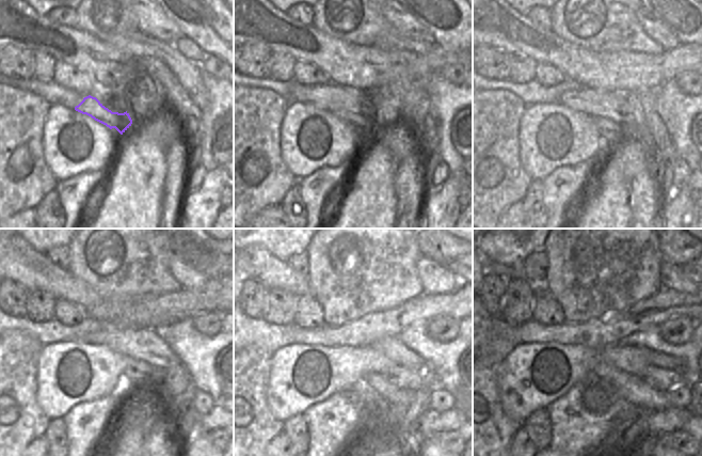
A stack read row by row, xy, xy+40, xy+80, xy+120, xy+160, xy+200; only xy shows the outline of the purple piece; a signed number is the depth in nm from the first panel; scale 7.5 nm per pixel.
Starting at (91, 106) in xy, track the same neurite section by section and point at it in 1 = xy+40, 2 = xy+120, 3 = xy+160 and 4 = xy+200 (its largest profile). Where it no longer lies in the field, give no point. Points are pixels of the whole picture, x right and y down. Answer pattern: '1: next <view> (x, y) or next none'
1: next xy+40 (371, 130)
2: next xy+120 (137, 368)
3: next xy+160 (411, 378)
4: next xy+200 (658, 378)

